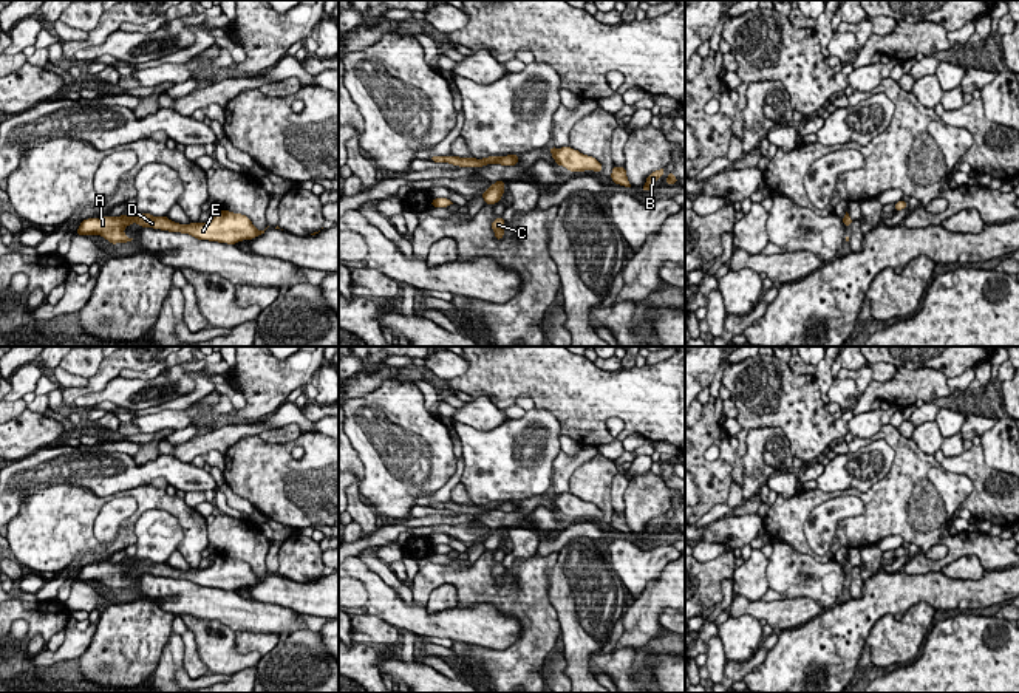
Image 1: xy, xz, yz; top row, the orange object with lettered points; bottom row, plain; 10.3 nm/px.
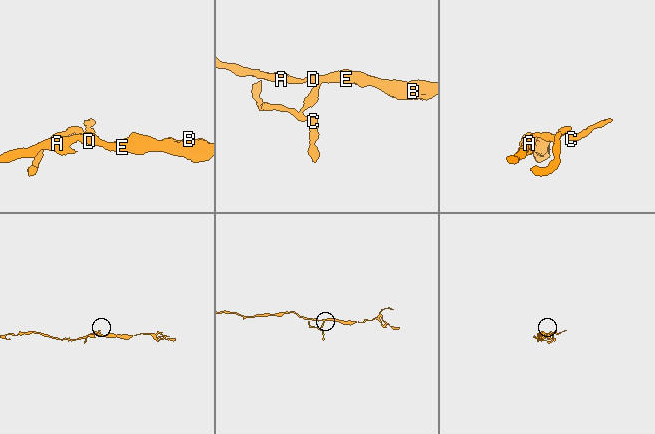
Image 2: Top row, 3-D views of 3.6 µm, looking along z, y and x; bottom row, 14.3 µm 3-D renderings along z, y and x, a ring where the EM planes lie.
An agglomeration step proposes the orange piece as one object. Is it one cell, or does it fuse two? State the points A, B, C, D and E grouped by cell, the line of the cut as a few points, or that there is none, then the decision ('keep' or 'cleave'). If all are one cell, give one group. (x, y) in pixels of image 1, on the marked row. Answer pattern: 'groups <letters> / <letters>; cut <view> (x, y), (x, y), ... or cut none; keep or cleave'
groups A B C D E; cut none; keep

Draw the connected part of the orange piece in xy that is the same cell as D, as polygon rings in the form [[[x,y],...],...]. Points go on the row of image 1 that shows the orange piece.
[[[216,210],[206,223],[190,223],[179,224],[167,217],[153,217],[150,213],[130,213],[121,217],[99,217],[83,220],[76,232],[76,235],[101,235],[111,244],[127,243],[128,238],[124,229],[131,223],[138,223],[141,227],[153,227],[169,232],[189,234],[198,240],[209,240],[218,243],[235,244],[243,240],[252,240],[264,230],[258,230],[252,221],[241,213],[233,213],[229,210]]]

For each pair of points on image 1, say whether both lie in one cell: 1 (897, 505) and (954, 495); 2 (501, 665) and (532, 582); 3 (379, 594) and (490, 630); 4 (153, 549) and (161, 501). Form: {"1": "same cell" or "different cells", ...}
{"1": "same cell", "2": "same cell", "3": "same cell", "4": "different cells"}

